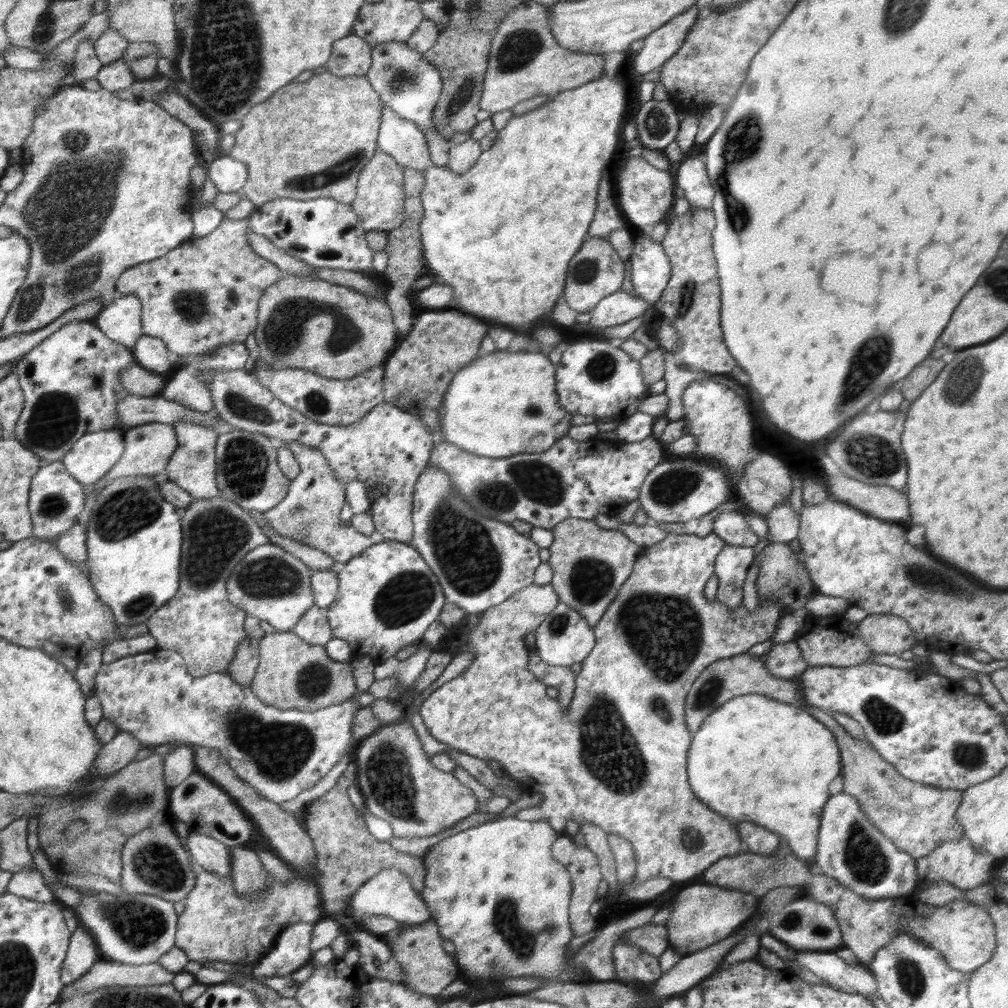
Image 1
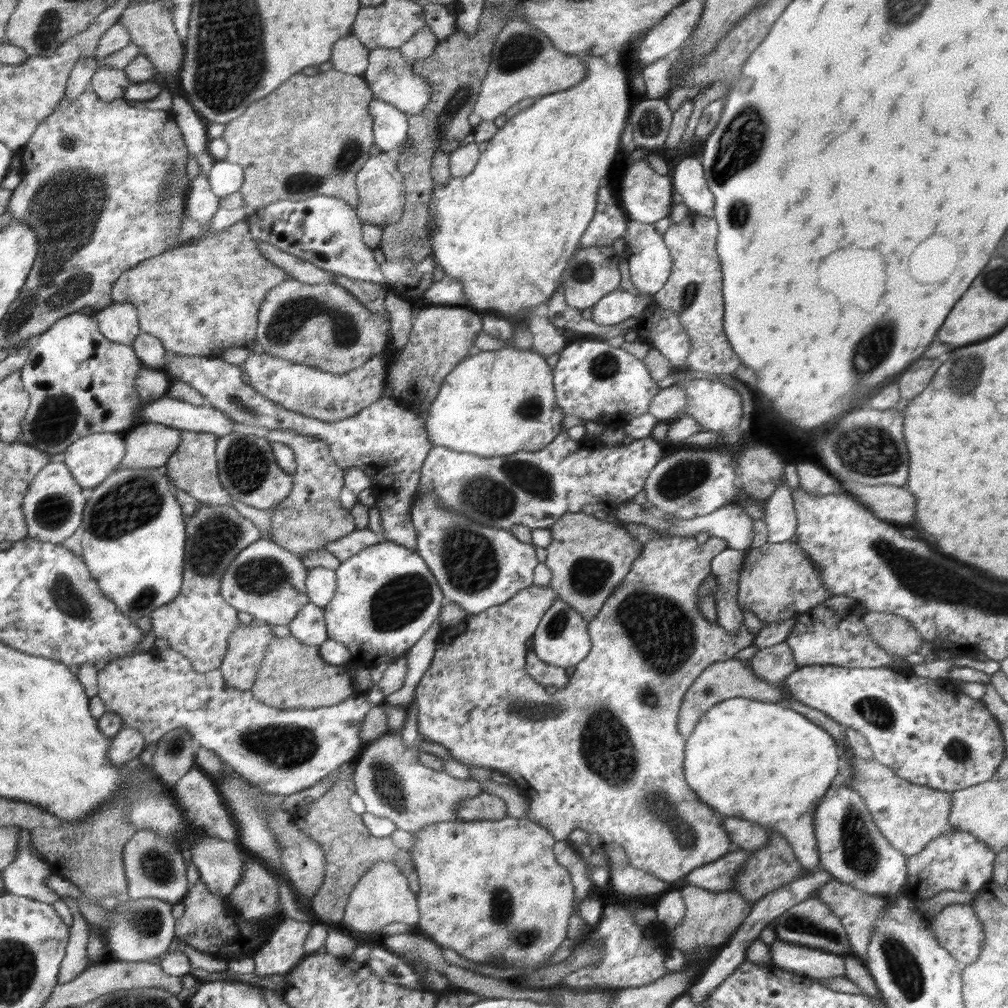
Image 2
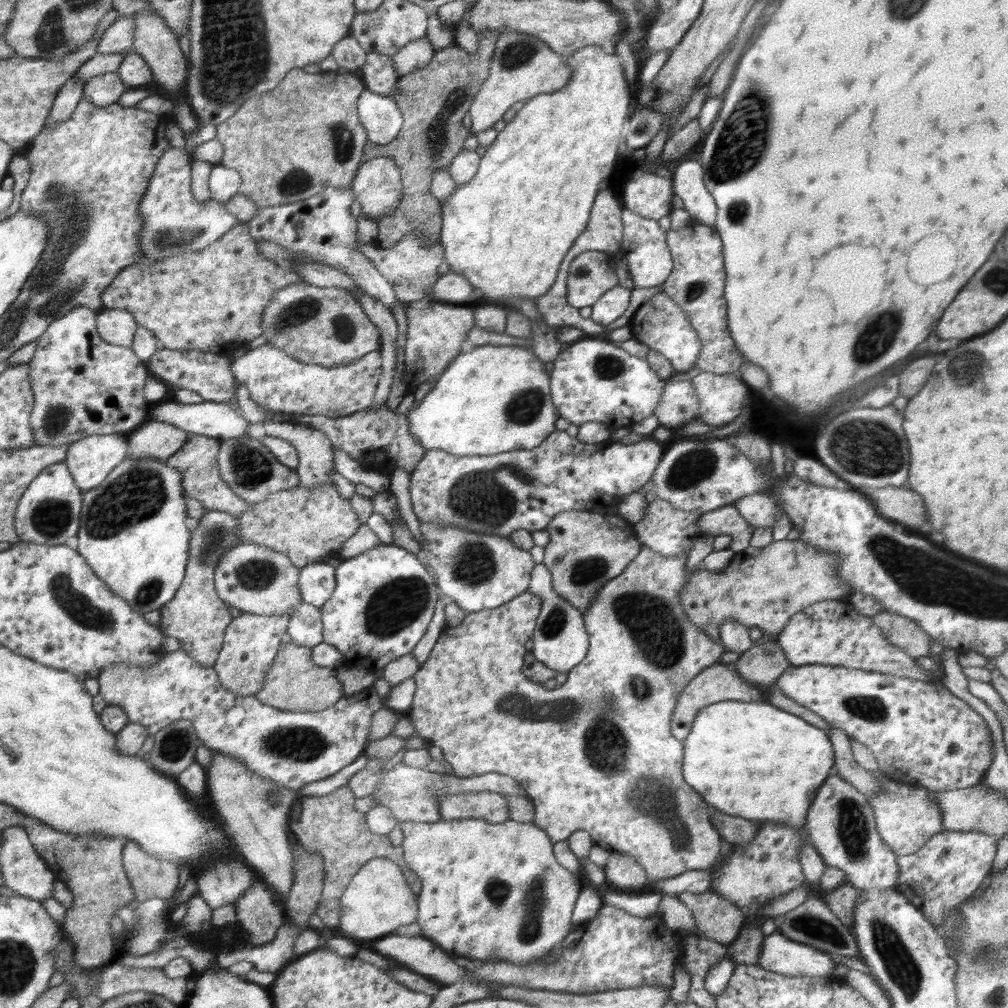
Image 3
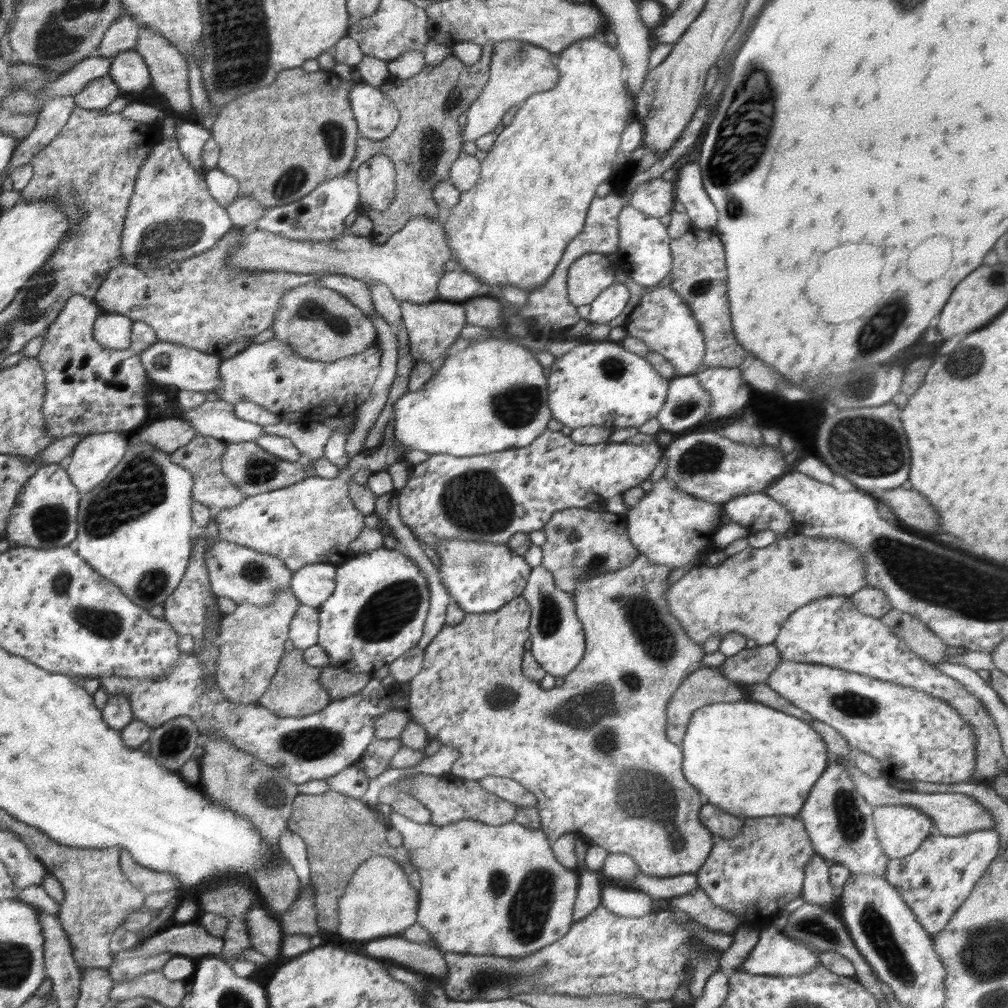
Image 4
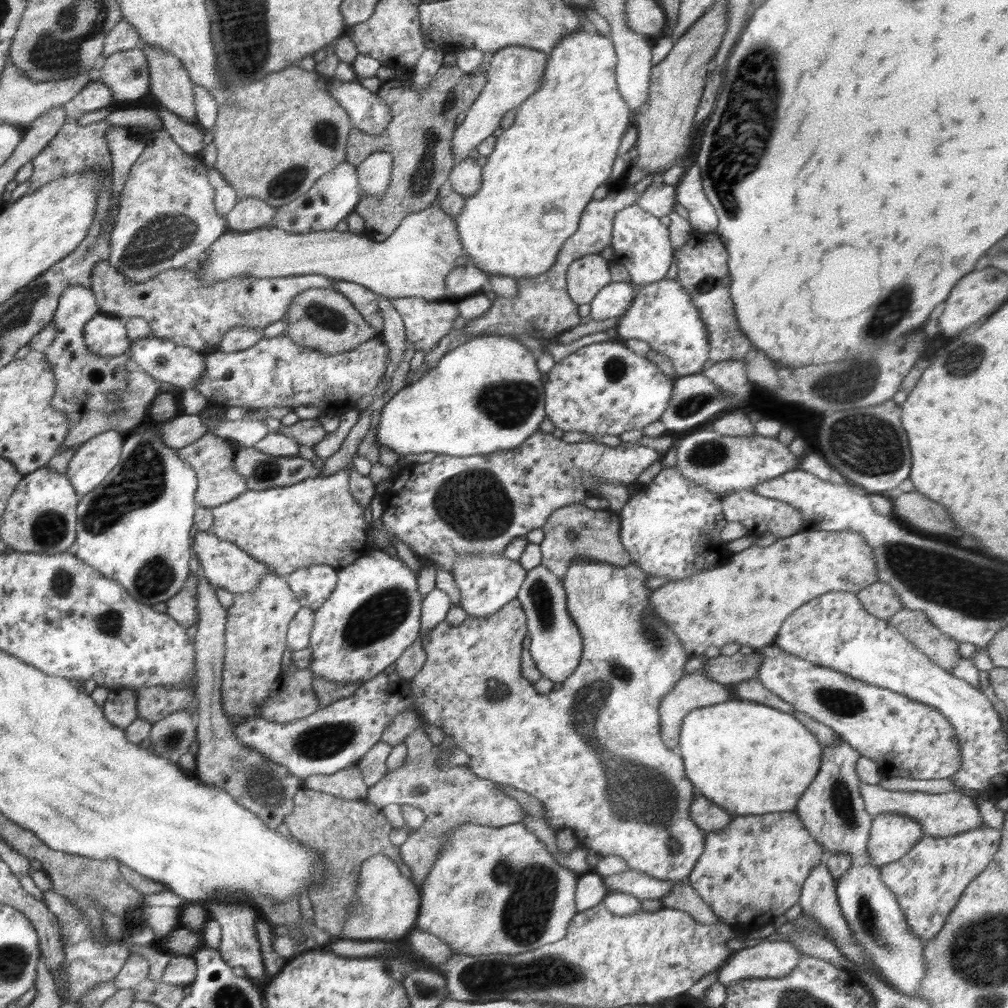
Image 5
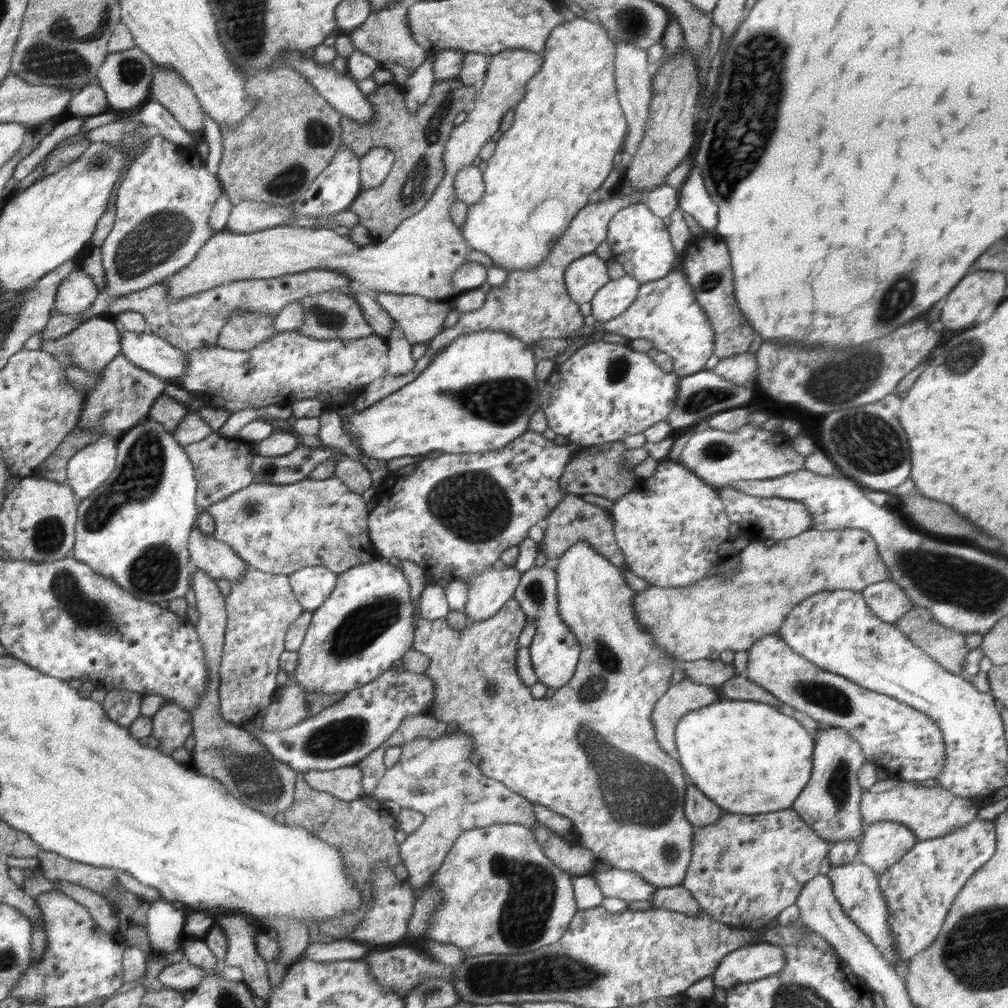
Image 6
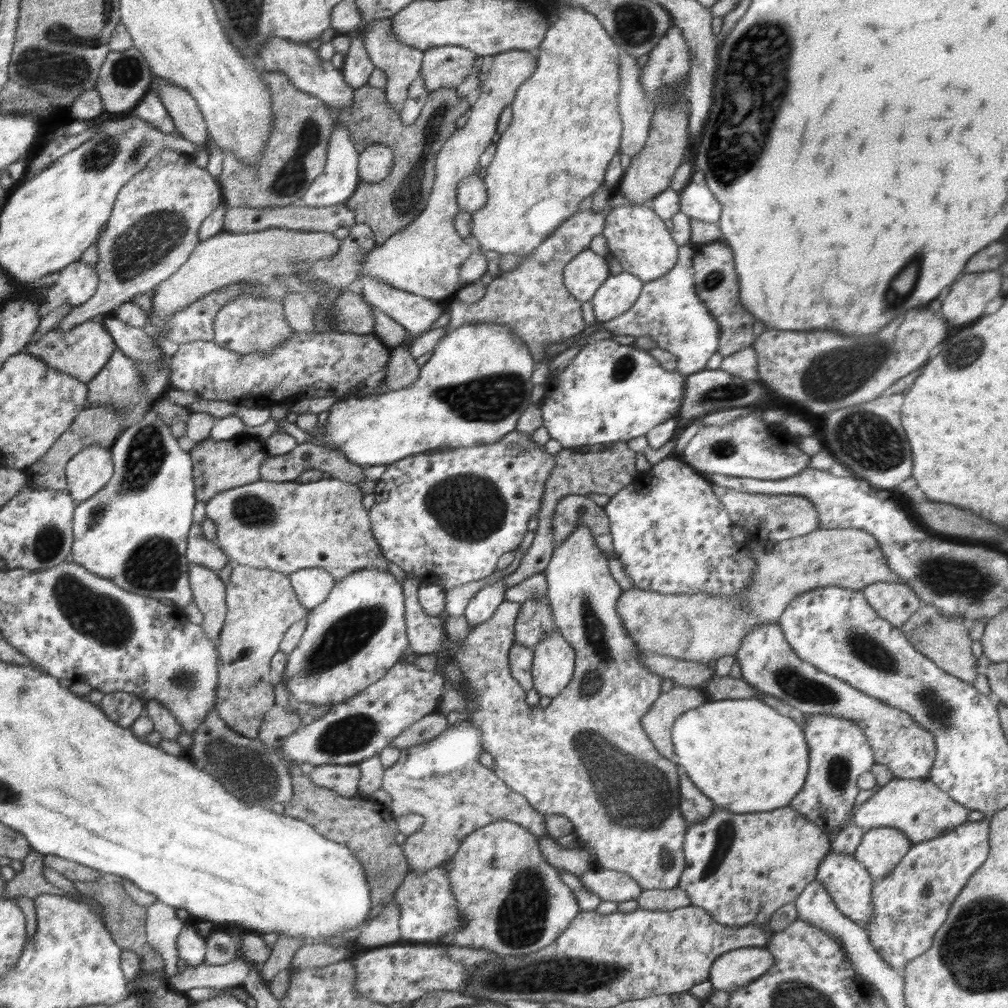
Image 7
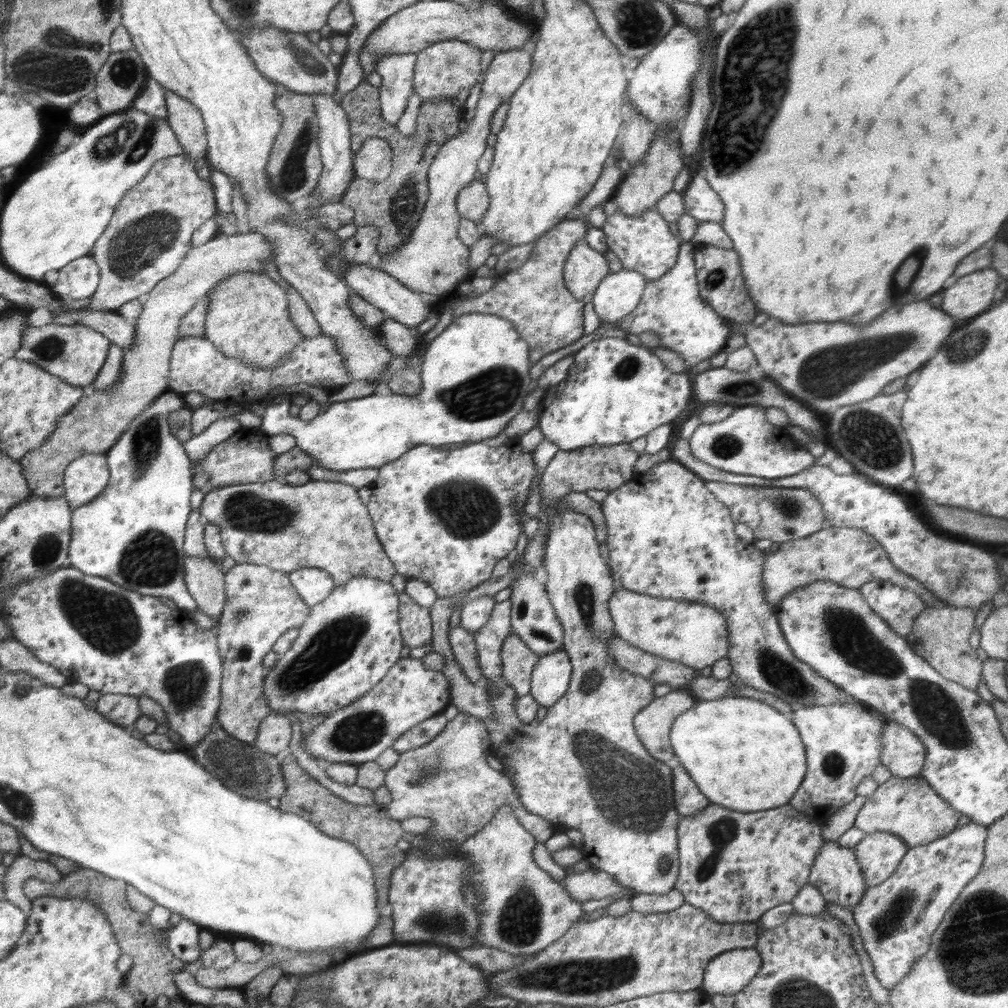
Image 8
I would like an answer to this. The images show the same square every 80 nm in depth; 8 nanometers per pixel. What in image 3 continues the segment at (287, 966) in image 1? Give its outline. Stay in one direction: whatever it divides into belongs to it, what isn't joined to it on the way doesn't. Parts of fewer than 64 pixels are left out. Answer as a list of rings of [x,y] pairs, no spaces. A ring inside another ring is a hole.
[[[284,918],[276,936],[268,944],[262,946],[248,944],[237,949],[224,947],[217,953],[217,964],[220,968],[228,969],[235,962],[247,960],[260,972],[277,974],[299,956],[293,951],[292,945],[302,931],[304,930],[301,926],[291,924]]]

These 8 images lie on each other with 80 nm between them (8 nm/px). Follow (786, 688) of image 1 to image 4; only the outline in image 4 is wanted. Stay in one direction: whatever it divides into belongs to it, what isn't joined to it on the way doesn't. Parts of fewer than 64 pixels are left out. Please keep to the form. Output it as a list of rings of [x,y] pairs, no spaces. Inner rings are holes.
[[[702,667],[691,672],[676,689],[666,707],[666,738],[674,744],[680,744],[684,738],[689,718],[701,709],[718,702],[736,702],[747,698],[744,684],[728,680],[714,667]]]

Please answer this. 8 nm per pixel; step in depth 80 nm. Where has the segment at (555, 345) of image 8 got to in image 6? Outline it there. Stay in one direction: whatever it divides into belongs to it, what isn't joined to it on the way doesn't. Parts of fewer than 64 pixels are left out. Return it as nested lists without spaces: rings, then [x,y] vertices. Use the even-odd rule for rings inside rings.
[[[633,190],[628,196],[619,197],[610,194],[608,198],[597,203],[588,204],[581,208],[568,225],[565,233],[557,238],[551,246],[543,261],[532,270],[513,270],[508,272],[506,282],[501,288],[492,287],[488,292],[484,305],[474,312],[464,312],[458,318],[458,323],[452,328],[446,328],[430,341],[430,346],[423,358],[416,361],[416,367],[408,374],[392,376],[386,374],[386,378],[378,378],[374,386],[366,386],[362,390],[362,398],[356,398],[354,409],[362,411],[391,395],[395,390],[412,382],[428,364],[432,362],[432,356],[438,356],[439,350],[446,348],[457,336],[486,330],[492,332],[504,332],[519,338],[527,345],[534,347],[539,340],[544,338],[565,338],[585,327],[584,316],[581,314],[579,305],[573,302],[568,295],[565,286],[564,273],[566,267],[582,255],[594,253],[596,247],[605,240],[610,219],[622,207],[644,202],[646,194],[641,190]]]

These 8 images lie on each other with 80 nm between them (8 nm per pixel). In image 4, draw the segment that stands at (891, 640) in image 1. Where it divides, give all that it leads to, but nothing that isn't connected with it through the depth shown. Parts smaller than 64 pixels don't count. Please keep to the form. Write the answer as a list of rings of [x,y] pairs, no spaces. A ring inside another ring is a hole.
[[[893,608],[880,620],[889,626],[892,634],[898,635],[918,656],[929,663],[945,662],[948,645],[919,618]]]

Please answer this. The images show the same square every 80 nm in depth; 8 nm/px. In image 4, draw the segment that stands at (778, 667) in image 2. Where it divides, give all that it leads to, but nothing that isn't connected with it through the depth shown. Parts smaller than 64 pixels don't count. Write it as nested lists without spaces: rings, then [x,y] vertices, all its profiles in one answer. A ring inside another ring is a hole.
[[[773,644],[756,645],[755,648],[744,648],[734,656],[727,657],[717,669],[724,678],[749,685],[765,682],[780,659],[781,654]]]

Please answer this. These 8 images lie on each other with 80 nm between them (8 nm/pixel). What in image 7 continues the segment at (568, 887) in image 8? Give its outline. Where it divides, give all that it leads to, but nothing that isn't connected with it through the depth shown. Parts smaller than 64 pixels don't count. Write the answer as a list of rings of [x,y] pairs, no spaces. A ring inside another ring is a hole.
[[[593,867],[581,874],[579,884],[593,892],[598,901],[626,902],[636,900],[643,888],[625,872]]]

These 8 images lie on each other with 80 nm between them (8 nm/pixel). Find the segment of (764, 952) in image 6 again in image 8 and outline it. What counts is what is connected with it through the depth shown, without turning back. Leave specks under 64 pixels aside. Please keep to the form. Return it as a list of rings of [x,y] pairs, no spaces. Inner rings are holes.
[[[753,948],[728,950],[708,963],[701,988],[710,998],[714,994],[735,995],[754,978],[761,966],[761,954]]]

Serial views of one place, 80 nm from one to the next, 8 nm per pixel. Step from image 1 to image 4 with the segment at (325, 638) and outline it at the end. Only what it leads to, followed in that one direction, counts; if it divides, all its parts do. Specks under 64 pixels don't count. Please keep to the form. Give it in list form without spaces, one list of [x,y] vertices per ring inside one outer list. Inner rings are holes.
[[[300,605],[292,624],[289,625],[288,637],[292,640],[294,648],[304,650],[316,645],[319,629],[319,609]]]

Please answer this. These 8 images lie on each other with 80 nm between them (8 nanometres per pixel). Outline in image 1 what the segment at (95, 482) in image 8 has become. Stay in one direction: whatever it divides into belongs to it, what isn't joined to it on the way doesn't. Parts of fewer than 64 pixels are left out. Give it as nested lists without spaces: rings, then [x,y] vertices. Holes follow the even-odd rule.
[[[122,428],[86,434],[60,460],[70,475],[88,487],[100,481],[124,456],[124,438]]]

